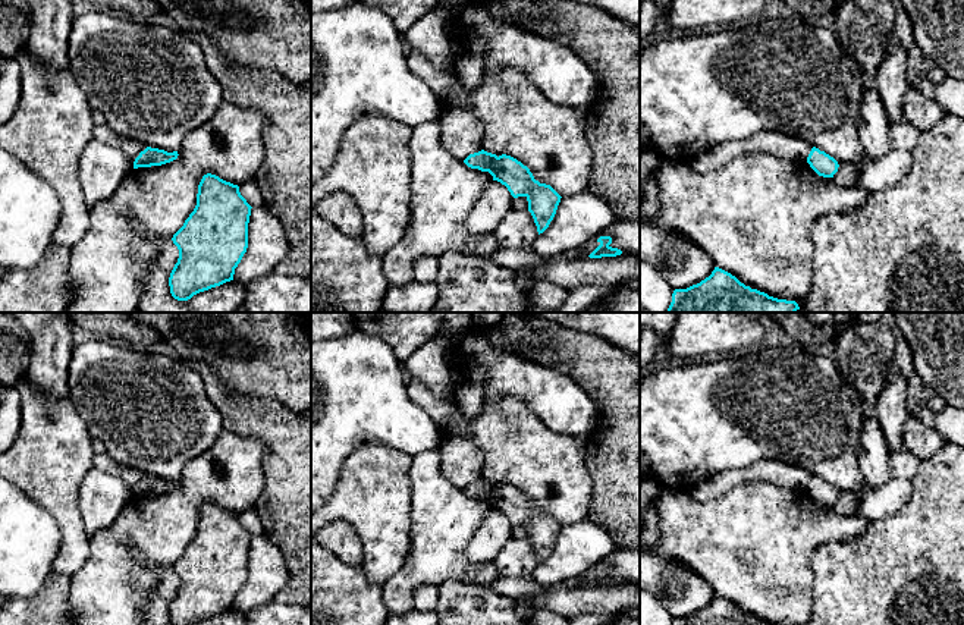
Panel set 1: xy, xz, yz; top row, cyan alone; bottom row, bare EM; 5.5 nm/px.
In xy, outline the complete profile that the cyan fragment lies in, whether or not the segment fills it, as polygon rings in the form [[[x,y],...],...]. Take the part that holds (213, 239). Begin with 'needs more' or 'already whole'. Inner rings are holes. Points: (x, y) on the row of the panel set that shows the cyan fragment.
already whole; [[[207,173],[197,205],[172,241],[179,249],[169,286],[178,301],[233,280],[248,248],[251,205],[239,186]]]

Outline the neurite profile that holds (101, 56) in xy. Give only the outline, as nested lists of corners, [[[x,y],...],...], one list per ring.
[[[103,10],[73,18],[69,35],[69,69],[92,110],[104,114],[116,136],[167,153],[178,151],[185,136],[207,123],[223,103],[222,85],[210,72],[201,45],[189,40],[182,29],[142,25],[136,19]]]

